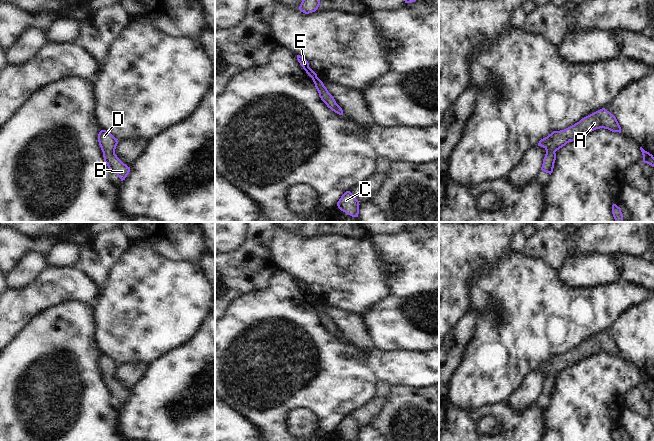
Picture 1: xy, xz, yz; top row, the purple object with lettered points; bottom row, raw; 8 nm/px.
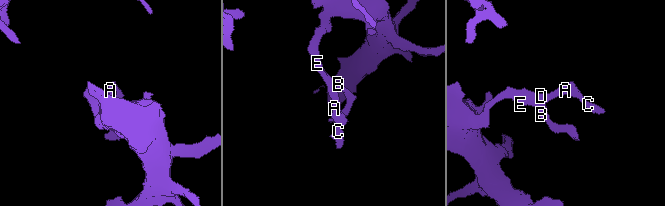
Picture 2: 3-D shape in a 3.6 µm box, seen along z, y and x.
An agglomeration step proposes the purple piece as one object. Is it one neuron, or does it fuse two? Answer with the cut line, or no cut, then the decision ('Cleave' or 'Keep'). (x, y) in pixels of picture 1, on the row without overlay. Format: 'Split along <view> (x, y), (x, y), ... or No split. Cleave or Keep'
No split. Keep

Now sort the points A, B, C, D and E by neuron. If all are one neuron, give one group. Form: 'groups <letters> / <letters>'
groups A B C D E

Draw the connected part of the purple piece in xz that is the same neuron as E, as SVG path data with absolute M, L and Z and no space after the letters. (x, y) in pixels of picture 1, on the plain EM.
M297 279L297 284L300 287L300 289L303 291L303 293L306 295L306 297L312 302L321 324L332 335L334 335L339 339L343 339L342 332L336 327L334 321L328 316L323 306L317 301L317 298L309 291L308 285L300 279Z

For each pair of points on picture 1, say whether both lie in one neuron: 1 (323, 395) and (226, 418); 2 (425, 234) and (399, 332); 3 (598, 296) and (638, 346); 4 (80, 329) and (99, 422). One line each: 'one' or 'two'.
1: two
2: one
3: two
4: one

